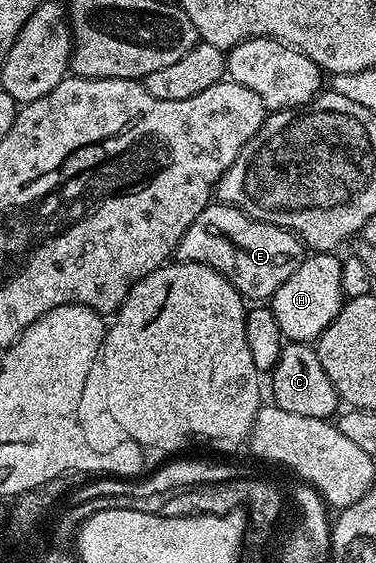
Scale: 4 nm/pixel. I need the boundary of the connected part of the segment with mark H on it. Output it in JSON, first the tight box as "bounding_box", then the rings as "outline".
{"bounding_box":[269,252,345,342],"outline":[[[312,252],[304,256],[301,267],[297,267],[297,271],[293,271],[293,275],[289,275],[289,279],[285,279],[285,283],[281,283],[281,287],[277,287],[277,291],[269,298],[269,307],[277,319],[277,327],[281,327],[288,342],[314,342],[341,311],[345,300],[341,287],[343,263],[335,256],[334,252]]]}

